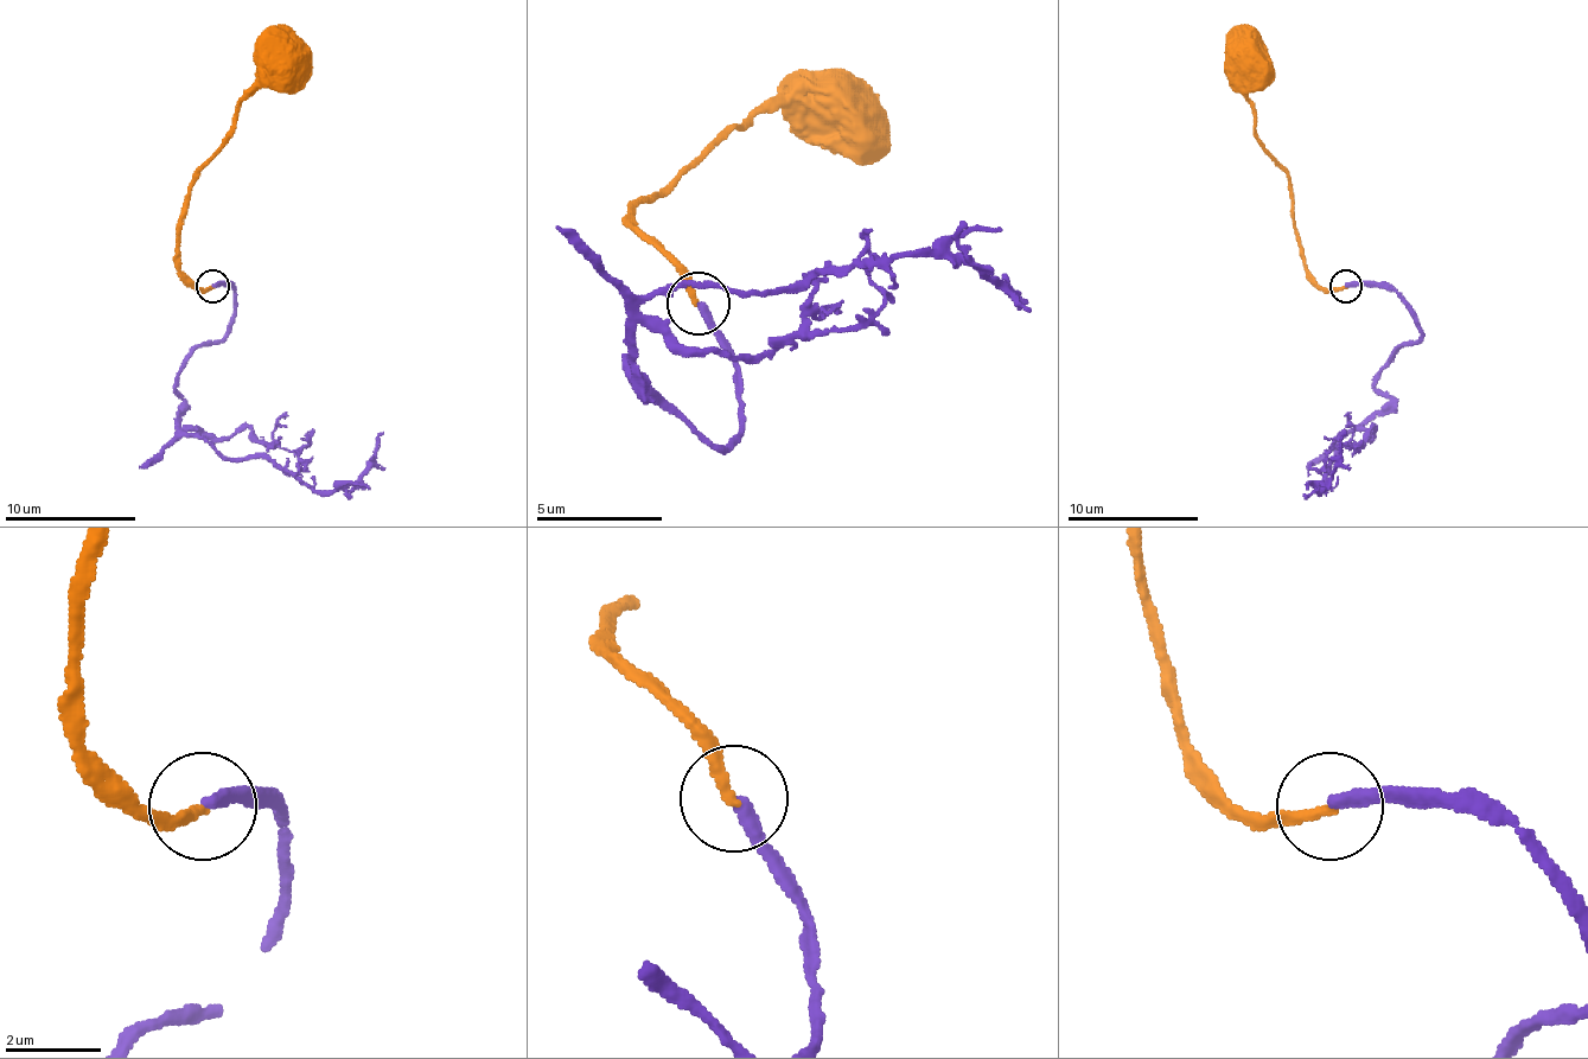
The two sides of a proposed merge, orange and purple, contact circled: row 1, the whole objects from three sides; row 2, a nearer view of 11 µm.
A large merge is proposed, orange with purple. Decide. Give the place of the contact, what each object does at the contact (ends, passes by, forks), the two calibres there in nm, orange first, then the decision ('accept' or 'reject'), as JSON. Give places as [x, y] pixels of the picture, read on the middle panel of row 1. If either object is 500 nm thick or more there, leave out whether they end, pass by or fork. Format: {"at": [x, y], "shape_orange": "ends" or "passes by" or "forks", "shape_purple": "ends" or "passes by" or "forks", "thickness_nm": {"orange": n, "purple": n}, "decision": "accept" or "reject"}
{"at": [699, 302], "shape_orange": "ends", "shape_purple": "ends", "thickness_nm": {"orange": 240, "purple": 300}, "decision": "reject"}

